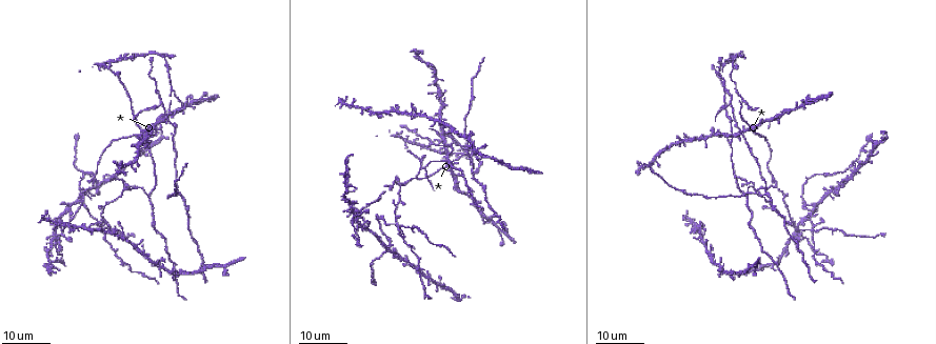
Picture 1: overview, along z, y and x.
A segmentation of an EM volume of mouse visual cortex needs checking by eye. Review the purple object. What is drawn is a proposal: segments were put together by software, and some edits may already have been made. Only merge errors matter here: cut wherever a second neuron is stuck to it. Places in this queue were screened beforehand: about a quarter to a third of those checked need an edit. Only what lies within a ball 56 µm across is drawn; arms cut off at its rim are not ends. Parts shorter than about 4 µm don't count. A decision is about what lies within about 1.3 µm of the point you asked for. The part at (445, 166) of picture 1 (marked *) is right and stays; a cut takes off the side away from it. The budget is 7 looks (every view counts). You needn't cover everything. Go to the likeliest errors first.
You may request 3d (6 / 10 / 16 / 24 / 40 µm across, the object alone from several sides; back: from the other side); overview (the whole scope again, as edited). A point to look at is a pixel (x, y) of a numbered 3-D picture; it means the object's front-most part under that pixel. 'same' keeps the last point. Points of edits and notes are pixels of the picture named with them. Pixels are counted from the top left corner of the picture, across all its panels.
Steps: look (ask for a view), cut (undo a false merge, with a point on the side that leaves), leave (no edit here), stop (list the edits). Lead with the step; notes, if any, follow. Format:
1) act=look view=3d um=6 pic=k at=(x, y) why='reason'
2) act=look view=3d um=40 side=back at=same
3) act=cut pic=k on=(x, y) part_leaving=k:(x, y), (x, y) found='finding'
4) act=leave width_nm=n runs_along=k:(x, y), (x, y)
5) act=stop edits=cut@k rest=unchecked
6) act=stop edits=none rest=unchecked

act=look view=3d um=16 pic=1 at=(396, 224) why='looks like a crossing'

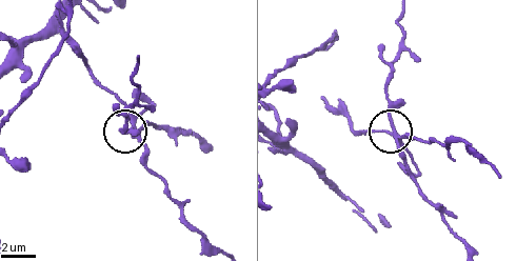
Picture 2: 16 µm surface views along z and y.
act=look view=3d um=6 pic=2 at=(397, 136) why='closer look'

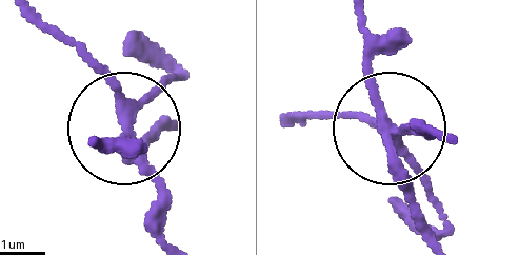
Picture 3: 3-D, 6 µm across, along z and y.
act=cut pic=3 on=(106, 77) width_nm=240 found='a second neuron is stuck on'

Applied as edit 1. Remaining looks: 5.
act=look view=3d um=16 pic=1 at=(421, 167) why='four-way junction'

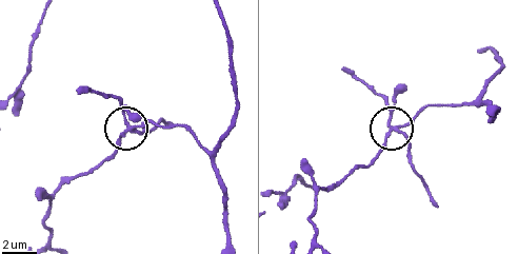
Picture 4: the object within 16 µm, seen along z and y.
act=look view=3d um=10 pic=4 at=(392, 129)

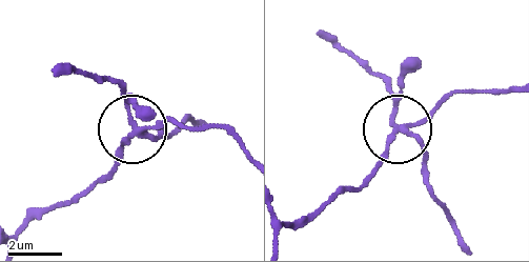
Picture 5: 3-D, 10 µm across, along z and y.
act=look view=3d um=10 side=back pic=5 at=(395, 129)

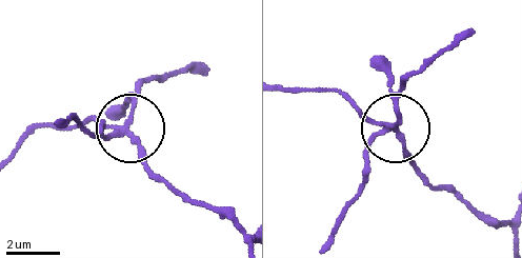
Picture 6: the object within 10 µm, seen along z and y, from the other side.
act=cut pic=6 on=(128, 96) part_leaving=6:(126, 130), (134, 97), (147, 84), (206, 65) found='a second neuron is stuck on'

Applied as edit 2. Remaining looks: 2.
act=stop edits=cut@3,cut@6 rest=unchecked

